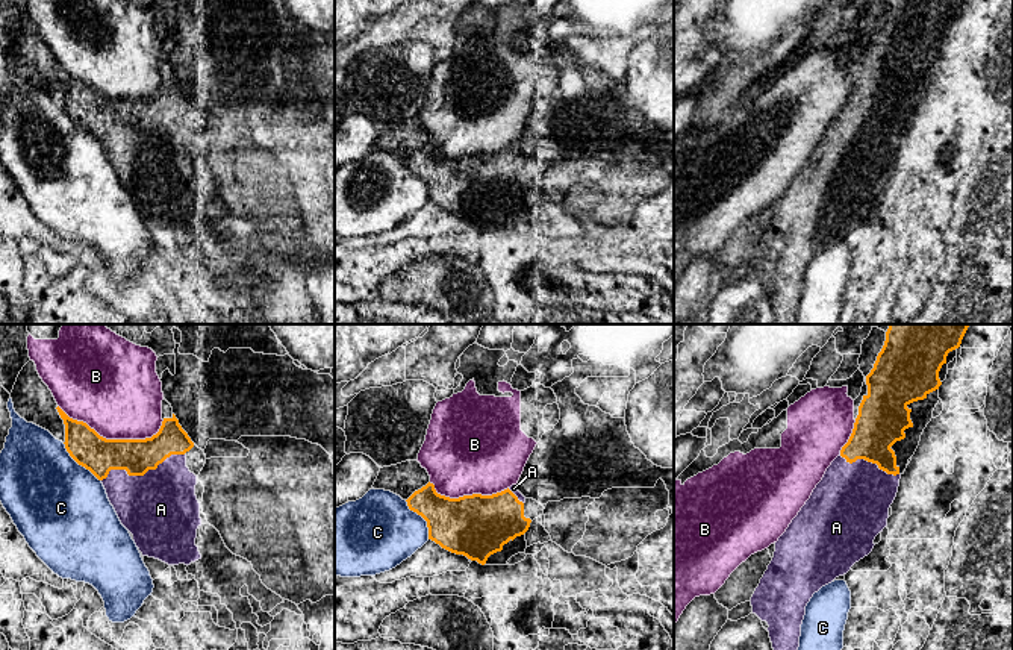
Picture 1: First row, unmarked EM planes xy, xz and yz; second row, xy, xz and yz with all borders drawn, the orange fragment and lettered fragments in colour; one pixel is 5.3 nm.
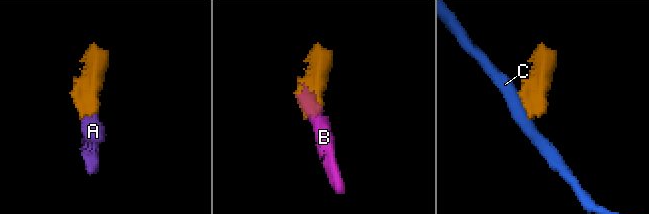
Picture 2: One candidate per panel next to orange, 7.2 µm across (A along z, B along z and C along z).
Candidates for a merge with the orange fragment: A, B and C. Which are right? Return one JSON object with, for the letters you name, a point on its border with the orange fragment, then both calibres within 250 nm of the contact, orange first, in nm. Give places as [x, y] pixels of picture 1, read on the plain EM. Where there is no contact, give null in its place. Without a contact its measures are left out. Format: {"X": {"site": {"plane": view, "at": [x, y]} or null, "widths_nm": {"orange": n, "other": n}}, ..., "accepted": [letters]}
{"A": {"site": {"plane": "xy", "at": [141, 135]}, "widths_nm": {"orange": 190, "other": 400}}, "accepted": ["A"]}

